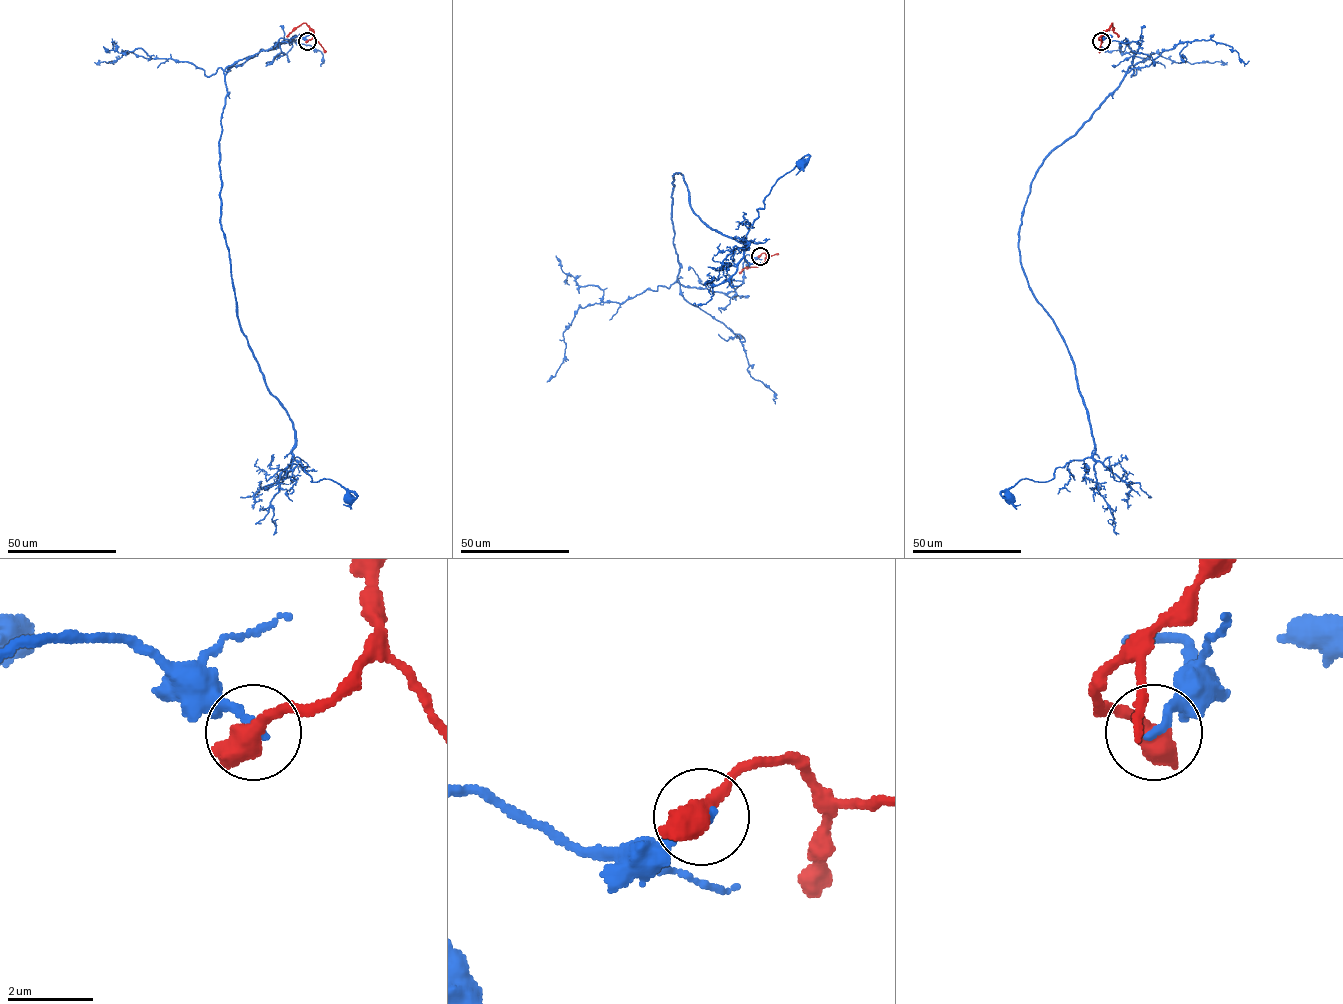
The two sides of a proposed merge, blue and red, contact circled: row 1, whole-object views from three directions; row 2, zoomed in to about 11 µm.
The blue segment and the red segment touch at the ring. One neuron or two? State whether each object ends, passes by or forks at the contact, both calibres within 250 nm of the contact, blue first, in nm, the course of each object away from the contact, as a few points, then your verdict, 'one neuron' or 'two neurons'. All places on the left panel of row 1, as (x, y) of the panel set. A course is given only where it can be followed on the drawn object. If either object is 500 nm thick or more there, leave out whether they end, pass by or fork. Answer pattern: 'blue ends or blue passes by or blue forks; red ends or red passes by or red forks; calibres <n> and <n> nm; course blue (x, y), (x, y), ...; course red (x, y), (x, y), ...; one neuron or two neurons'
calibres 220 and 650 nm; course blue (307, 40), (224, 70), (220, 225), (240, 328), (292, 423), (292, 457), (349, 498); course red (307, 40), (312, 38), (314, 32), (305, 23), (286, 37); two neurons

